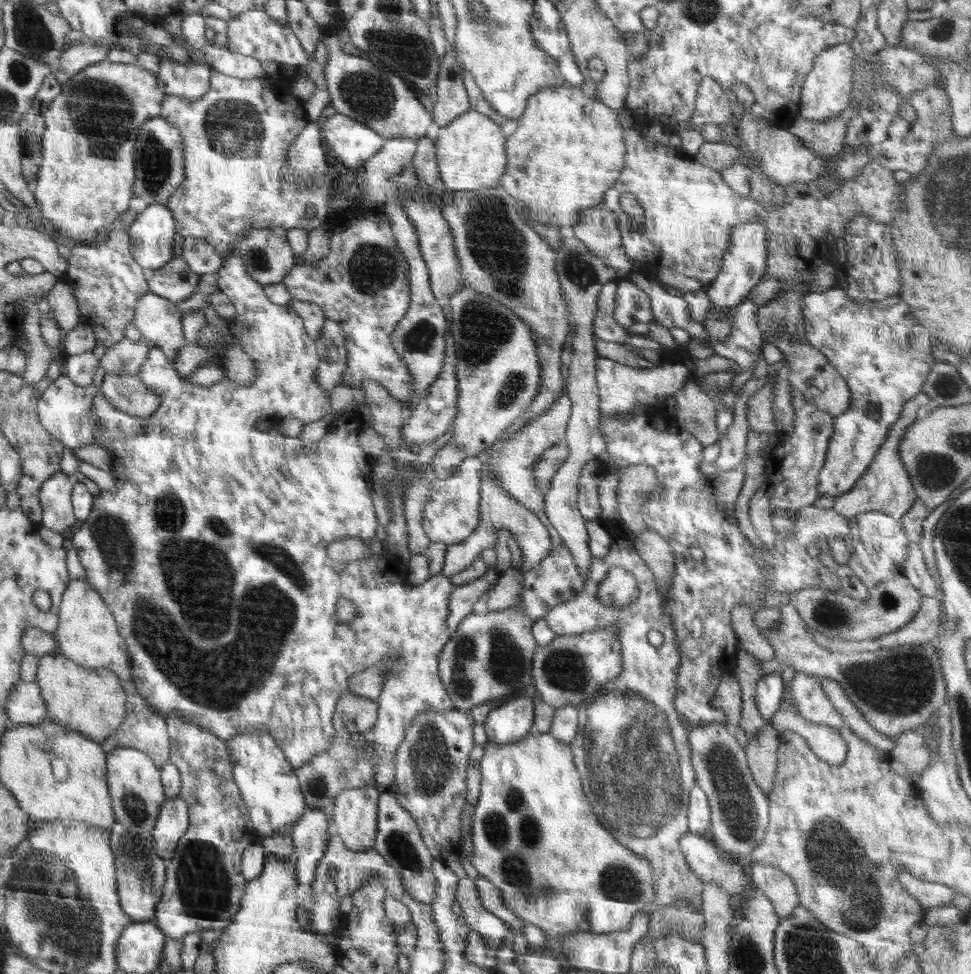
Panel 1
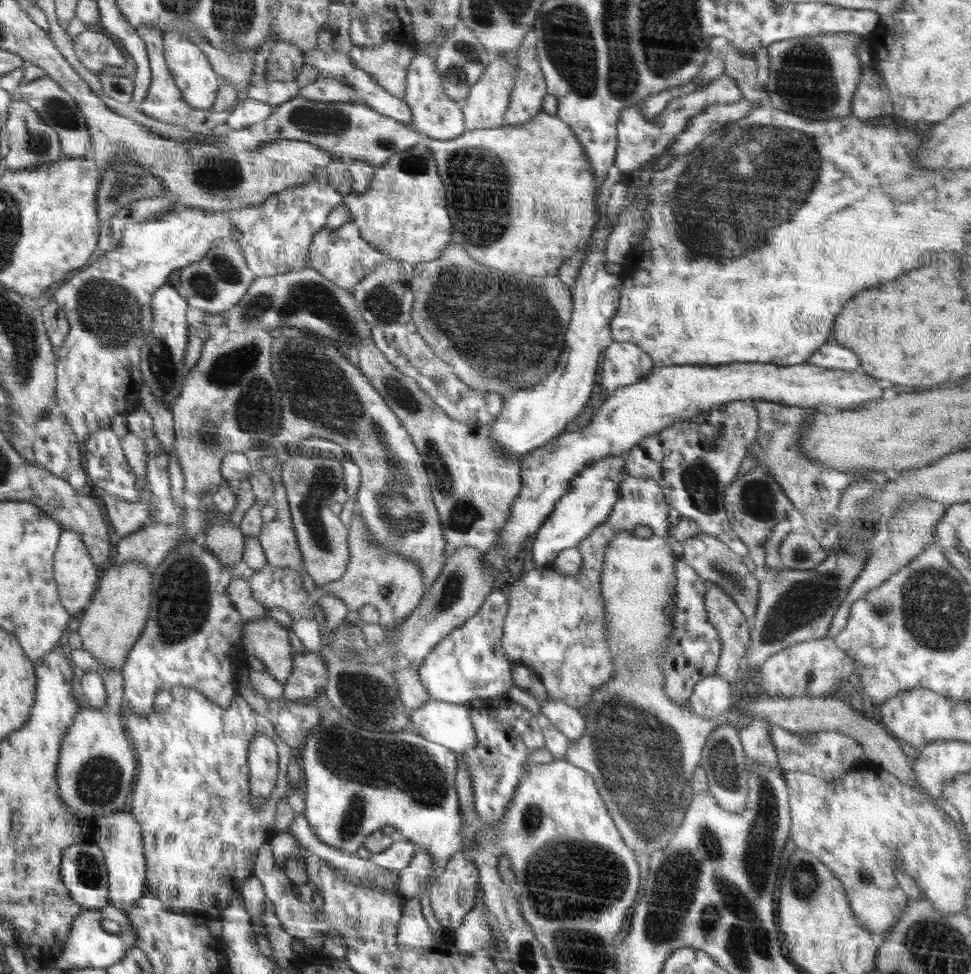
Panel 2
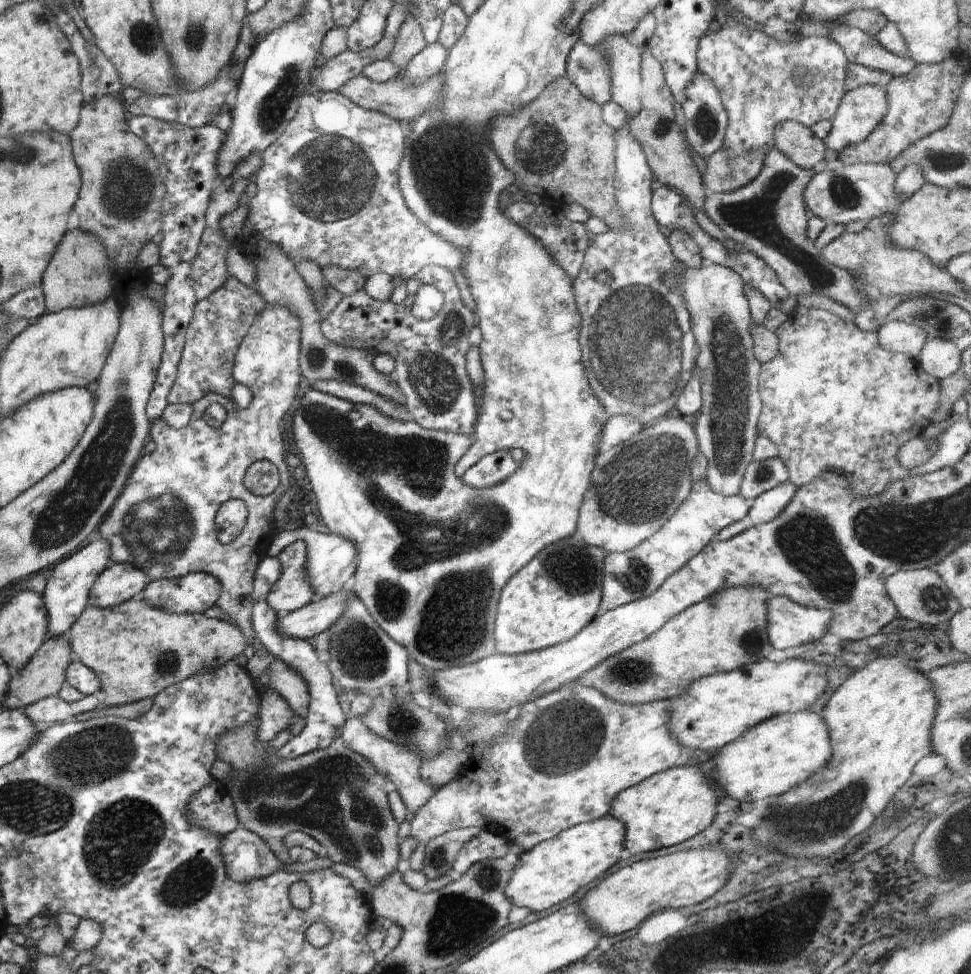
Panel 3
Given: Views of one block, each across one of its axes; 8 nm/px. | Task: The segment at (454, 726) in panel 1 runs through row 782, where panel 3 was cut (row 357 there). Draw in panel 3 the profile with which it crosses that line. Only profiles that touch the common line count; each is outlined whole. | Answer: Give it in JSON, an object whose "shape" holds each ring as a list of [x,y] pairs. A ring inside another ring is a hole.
{"shape":[[[426,265],[406,281],[408,294],[400,303],[374,300],[364,289],[350,296],[343,296],[338,306],[320,320],[320,330],[328,340],[345,344],[354,339],[366,343],[366,350],[386,352],[395,362],[391,377],[404,399],[407,411],[414,421],[425,429],[452,431],[461,428],[471,432],[477,421],[474,388],[466,370],[469,333],[464,327],[462,314],[470,312],[462,302],[453,274],[444,267]],[[422,285],[434,285],[445,294],[445,301],[438,314],[430,320],[418,320],[411,313],[411,306]]]}

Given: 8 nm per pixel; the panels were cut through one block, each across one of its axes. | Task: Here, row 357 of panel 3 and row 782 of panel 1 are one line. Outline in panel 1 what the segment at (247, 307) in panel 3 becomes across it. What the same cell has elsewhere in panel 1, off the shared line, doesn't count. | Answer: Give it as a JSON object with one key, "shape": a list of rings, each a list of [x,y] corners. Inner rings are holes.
{"shape":[[[176,716],[165,718],[170,739],[169,761],[180,771],[180,797],[188,807],[188,828],[182,835],[173,857],[166,862],[166,880],[162,898],[156,906],[152,920],[167,939],[182,939],[186,934],[202,930],[224,930],[241,910],[241,900],[246,892],[247,880],[241,873],[241,858],[244,849],[254,840],[256,830],[251,825],[250,815],[242,799],[238,785],[232,778],[232,759],[224,739],[210,731],[202,730],[192,722]]]}

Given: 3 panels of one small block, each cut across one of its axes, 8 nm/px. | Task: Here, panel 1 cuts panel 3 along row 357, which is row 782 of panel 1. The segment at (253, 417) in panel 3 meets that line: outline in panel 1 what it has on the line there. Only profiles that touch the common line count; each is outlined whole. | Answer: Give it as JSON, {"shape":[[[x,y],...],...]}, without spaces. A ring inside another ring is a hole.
{"shape":[[[244,732],[224,741],[232,759],[232,778],[238,785],[256,833],[266,836],[283,832],[284,826],[295,825],[308,808],[296,769],[286,759],[274,737],[266,732]]]}

